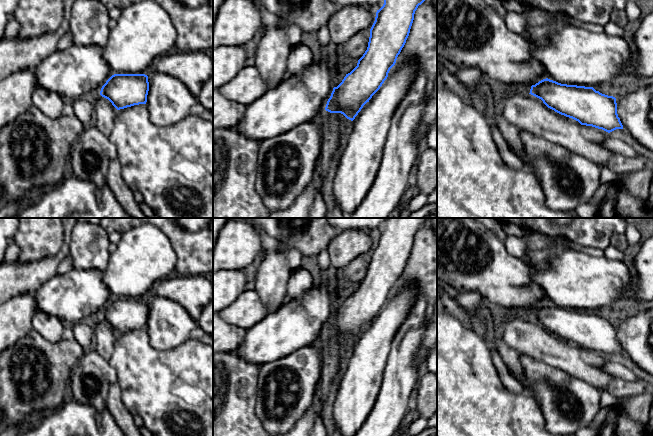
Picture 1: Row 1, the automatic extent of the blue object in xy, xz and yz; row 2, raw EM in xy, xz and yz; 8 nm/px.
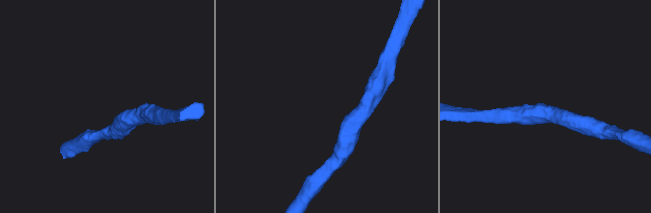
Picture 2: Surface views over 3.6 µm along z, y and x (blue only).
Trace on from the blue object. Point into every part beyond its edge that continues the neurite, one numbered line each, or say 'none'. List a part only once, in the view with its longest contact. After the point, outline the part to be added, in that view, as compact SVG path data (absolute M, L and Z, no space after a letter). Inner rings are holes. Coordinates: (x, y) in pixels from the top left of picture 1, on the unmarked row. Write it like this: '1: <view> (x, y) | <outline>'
none

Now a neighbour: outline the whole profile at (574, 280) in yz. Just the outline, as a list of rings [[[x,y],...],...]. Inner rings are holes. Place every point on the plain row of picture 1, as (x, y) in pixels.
[[[566,250],[550,258],[546,268],[528,262],[534,272],[532,279],[544,291],[546,301],[561,308],[593,311],[603,306],[620,308],[632,294],[634,278],[627,266],[605,256],[594,257],[580,250]]]

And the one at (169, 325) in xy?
[[[151,294],[146,330],[151,346],[157,350],[173,349],[191,339],[197,321],[173,300]]]

